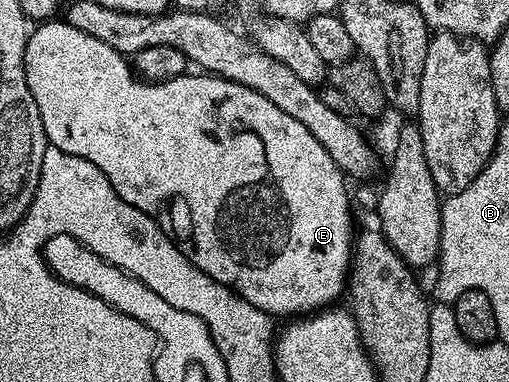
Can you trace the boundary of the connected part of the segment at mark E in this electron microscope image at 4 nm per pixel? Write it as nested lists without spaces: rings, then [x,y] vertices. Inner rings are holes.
[[[44,20],[40,26],[28,35],[26,52],[24,53],[24,71],[26,84],[30,88],[30,96],[34,96],[34,104],[38,104],[38,112],[42,120],[44,135],[49,146],[58,148],[70,156],[82,156],[82,160],[90,160],[94,168],[98,168],[110,180],[114,192],[126,200],[126,204],[134,204],[142,212],[146,212],[160,225],[162,232],[172,241],[206,276],[218,280],[218,284],[229,286],[238,296],[242,296],[254,308],[266,312],[277,319],[291,319],[293,316],[307,316],[333,305],[339,294],[343,295],[346,283],[350,278],[350,267],[354,253],[354,229],[352,230],[352,210],[348,207],[348,186],[343,170],[334,164],[330,152],[310,136],[306,124],[298,124],[294,116],[286,116],[278,104],[270,104],[266,96],[254,92],[237,82],[218,78],[207,72],[185,72],[166,78],[162,82],[153,82],[139,77],[129,59],[119,54],[110,44],[102,44],[94,36],[86,36],[86,32],[78,32],[78,28],[63,20]]]

